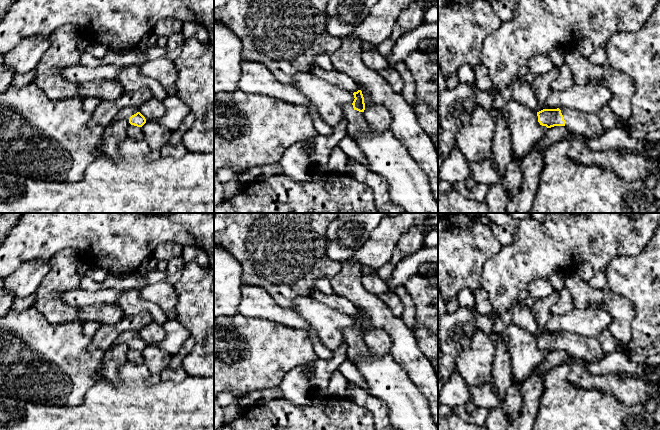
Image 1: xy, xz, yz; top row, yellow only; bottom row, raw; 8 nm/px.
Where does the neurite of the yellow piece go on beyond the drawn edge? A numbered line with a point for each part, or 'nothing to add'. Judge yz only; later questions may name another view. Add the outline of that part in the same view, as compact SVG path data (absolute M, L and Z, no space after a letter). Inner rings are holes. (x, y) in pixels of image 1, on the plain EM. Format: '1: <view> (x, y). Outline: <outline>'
1: yz (583, 347). Outline: M562 331L560 334L565 344L565 350L572 357L591 362L597 362L603 359L603 348L596 338L567 331Z

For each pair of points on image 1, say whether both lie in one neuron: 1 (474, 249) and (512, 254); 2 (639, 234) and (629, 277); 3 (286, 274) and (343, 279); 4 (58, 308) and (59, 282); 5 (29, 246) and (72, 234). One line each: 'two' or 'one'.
1: two
2: two
3: two
4: one
5: one

